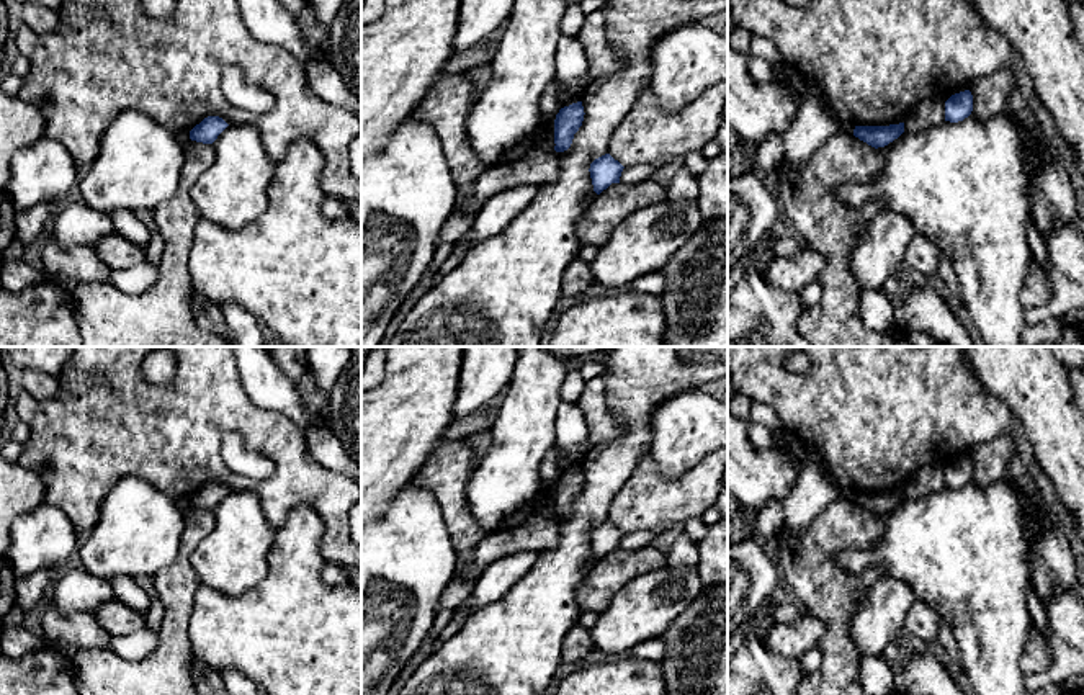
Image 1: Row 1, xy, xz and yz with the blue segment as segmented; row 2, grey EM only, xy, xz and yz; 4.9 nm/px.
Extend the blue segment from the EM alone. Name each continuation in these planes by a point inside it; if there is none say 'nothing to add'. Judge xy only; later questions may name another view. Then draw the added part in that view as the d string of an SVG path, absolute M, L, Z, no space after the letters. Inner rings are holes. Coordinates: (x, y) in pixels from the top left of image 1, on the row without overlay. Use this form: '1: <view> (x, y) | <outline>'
nothing to add

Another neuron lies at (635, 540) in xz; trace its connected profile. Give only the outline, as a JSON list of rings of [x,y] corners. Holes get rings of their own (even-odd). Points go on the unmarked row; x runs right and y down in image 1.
[[[669,527],[656,528],[656,530],[639,530],[625,533],[620,543],[621,549],[639,549],[651,546],[652,540],[662,535]]]

